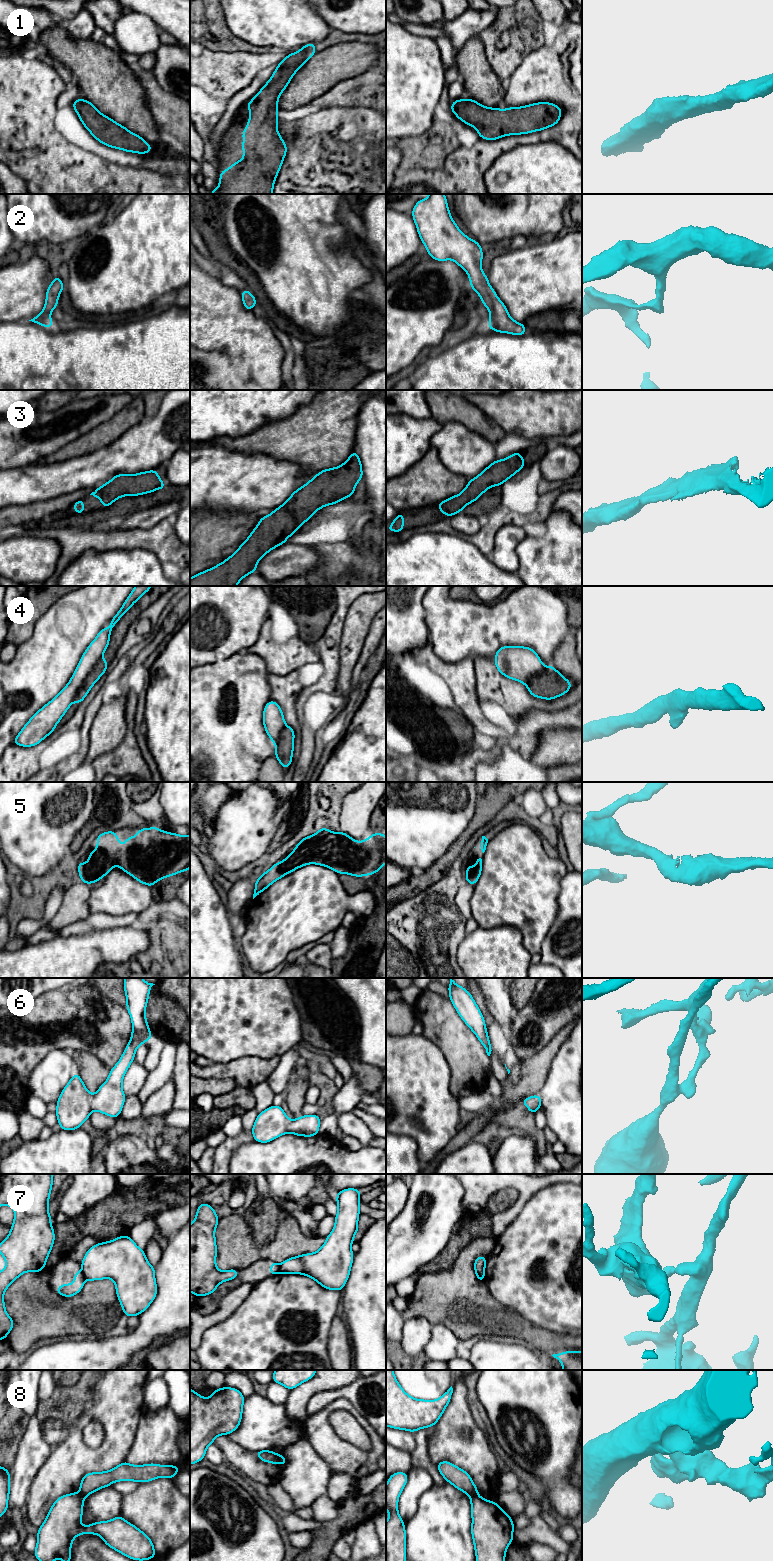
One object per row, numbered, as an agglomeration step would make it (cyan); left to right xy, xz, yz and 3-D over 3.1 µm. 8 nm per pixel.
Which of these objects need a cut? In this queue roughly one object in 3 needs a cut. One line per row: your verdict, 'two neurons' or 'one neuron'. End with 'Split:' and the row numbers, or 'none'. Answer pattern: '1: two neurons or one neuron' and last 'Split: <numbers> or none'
1: one neuron
2: one neuron
3: one neuron
4: two neurons
5: one neuron
6: one neuron
7: two neurons
8: two neurons
Split: 4, 7, 8

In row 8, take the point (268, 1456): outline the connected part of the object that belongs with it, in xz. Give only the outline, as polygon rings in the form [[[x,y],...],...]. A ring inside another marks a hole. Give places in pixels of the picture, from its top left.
[[[269,1450],[255,1451],[255,1454],[261,1461],[273,1464],[280,1464],[279,1454],[273,1451]]]

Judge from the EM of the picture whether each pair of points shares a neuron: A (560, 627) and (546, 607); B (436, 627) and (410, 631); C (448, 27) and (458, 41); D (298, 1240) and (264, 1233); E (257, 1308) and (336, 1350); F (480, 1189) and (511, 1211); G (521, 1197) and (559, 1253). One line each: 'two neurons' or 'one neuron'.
A: one neuron
B: two neurons
C: one neuron
D: two neurons
E: two neurons
F: one neuron
G: two neurons

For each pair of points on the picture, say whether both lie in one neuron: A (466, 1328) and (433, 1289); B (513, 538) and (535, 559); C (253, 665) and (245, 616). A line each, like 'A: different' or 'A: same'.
A: same
B: different
C: different

